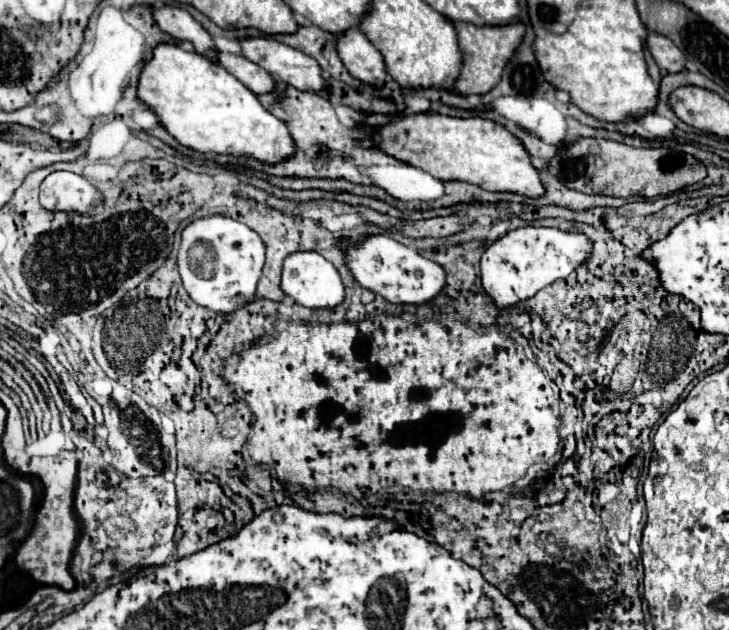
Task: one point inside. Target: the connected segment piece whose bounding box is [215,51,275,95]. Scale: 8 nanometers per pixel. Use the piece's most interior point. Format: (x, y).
(256, 78)

